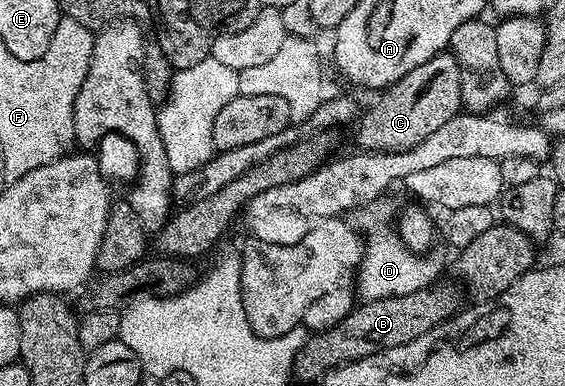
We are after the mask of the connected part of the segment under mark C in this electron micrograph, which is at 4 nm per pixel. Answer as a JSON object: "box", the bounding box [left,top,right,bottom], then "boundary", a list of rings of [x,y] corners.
{"box":[356,52,464,152],"boundary":[[[451,52],[435,54],[430,60],[426,60],[426,64],[418,64],[418,68],[406,72],[406,76],[402,76],[402,80],[398,80],[392,86],[385,86],[382,93],[377,98],[380,99],[378,99],[369,110],[366,110],[363,113],[363,116],[358,122],[360,131],[357,132],[356,138],[362,145],[364,145],[361,147],[363,147],[365,151],[385,150],[386,152],[398,152],[399,150],[409,150],[410,148],[414,148],[414,144],[422,144],[422,140],[426,140],[426,136],[430,136],[430,132],[435,132],[439,126],[446,124],[446,120],[450,120],[455,114],[461,113],[464,105],[464,101],[462,100],[462,72],[460,71],[460,65],[458,64],[455,54]]]}

